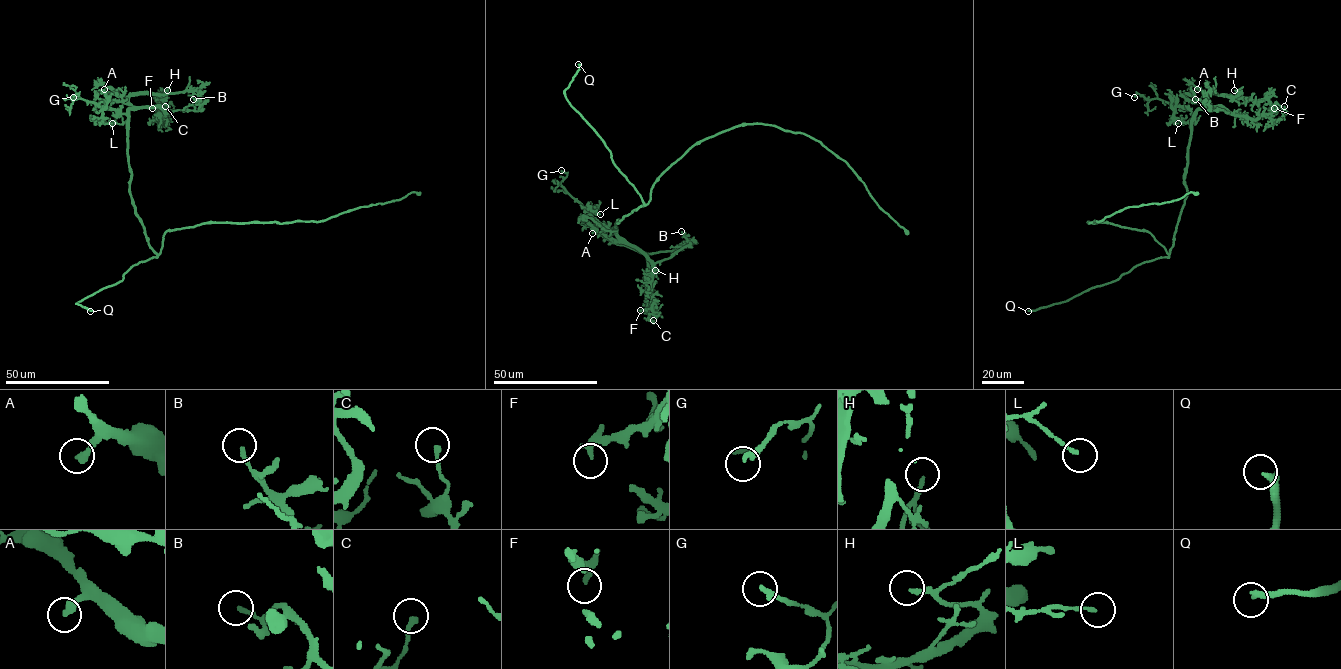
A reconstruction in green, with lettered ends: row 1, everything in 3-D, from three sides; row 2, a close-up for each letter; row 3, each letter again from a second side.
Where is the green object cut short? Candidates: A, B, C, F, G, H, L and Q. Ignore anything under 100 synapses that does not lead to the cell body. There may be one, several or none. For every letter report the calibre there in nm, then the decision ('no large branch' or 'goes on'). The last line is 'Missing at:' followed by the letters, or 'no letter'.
A: calibre 320 nm; no large branch
B: calibre 170 nm; no large branch
C: calibre 190 nm; no large branch
F: calibre 240 nm; no large branch
G: calibre 240 nm; no large branch
H: calibre 200 nm; no large branch
L: calibre 130 nm; no large branch
Q: calibre 280 nm; goes on
Missing at: Q

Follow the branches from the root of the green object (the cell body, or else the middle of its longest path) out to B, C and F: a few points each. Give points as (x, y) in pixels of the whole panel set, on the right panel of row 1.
B: (1144, 231), (1169, 254), (1187, 192), (1192, 120), (1199, 109), (1222, 107), (1228, 113), (1210, 111), (1195, 99)
C: (1144, 231), (1169, 254), (1186, 195), (1198, 109), (1278, 120), (1284, 106)
F: (1144, 231), (1169, 254), (1187, 192), (1184, 178), (1192, 120), (1210, 94), (1267, 99), (1274, 108)

